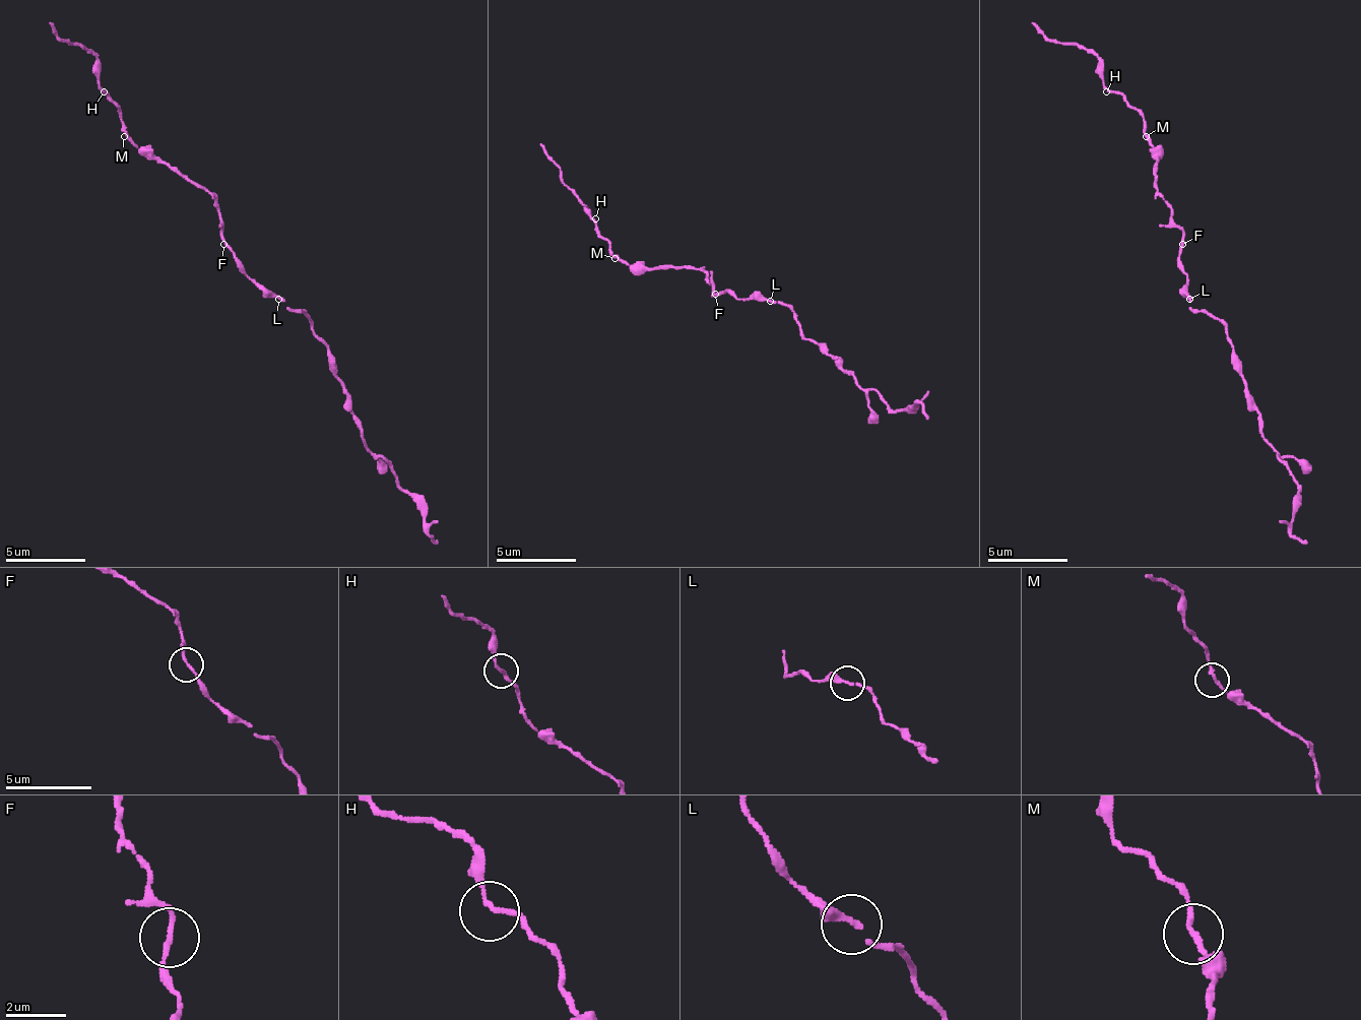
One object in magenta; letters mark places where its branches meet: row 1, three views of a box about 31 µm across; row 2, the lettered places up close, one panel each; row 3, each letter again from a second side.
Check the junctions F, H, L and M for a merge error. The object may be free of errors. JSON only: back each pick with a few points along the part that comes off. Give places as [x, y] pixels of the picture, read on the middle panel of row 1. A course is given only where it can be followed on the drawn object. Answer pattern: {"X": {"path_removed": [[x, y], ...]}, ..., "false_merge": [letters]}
{"false_merge": []}

